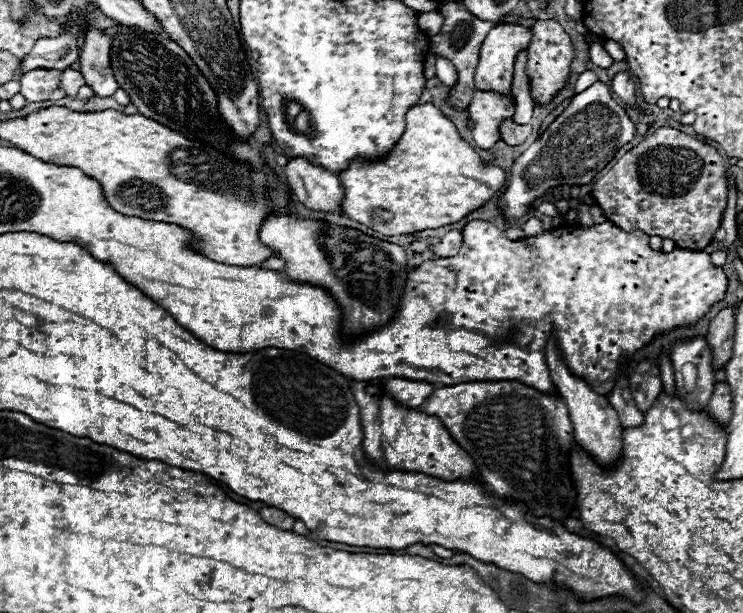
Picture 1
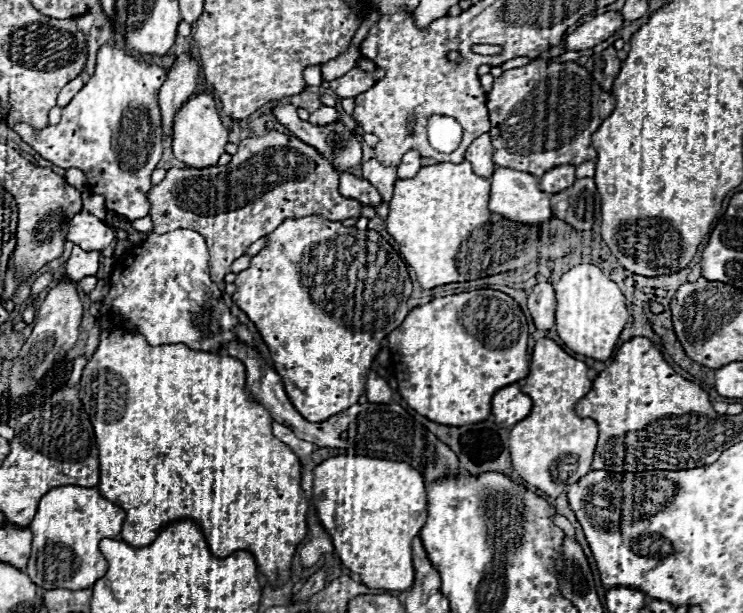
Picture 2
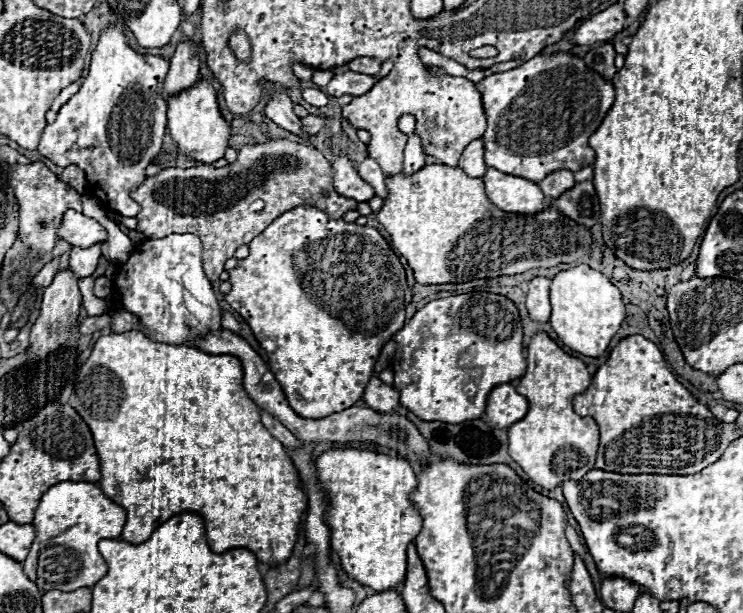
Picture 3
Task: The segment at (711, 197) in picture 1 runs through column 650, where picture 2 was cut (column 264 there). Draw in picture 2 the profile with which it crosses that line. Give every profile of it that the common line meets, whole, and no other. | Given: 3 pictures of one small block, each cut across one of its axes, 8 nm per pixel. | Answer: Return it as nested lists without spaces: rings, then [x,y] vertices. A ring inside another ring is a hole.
[[[276,130],[264,136],[244,138],[226,166],[168,170],[164,182],[150,188],[148,198],[152,202],[152,232],[164,234],[188,228],[206,238],[210,278],[214,282],[222,282],[224,276],[232,272],[232,262],[244,256],[252,242],[268,236],[268,232],[276,230],[288,218],[320,214],[324,220],[342,222],[346,218],[360,218],[362,214],[358,200],[344,198],[338,192],[338,172],[316,148]],[[258,202],[262,202],[264,208],[252,214]]]

